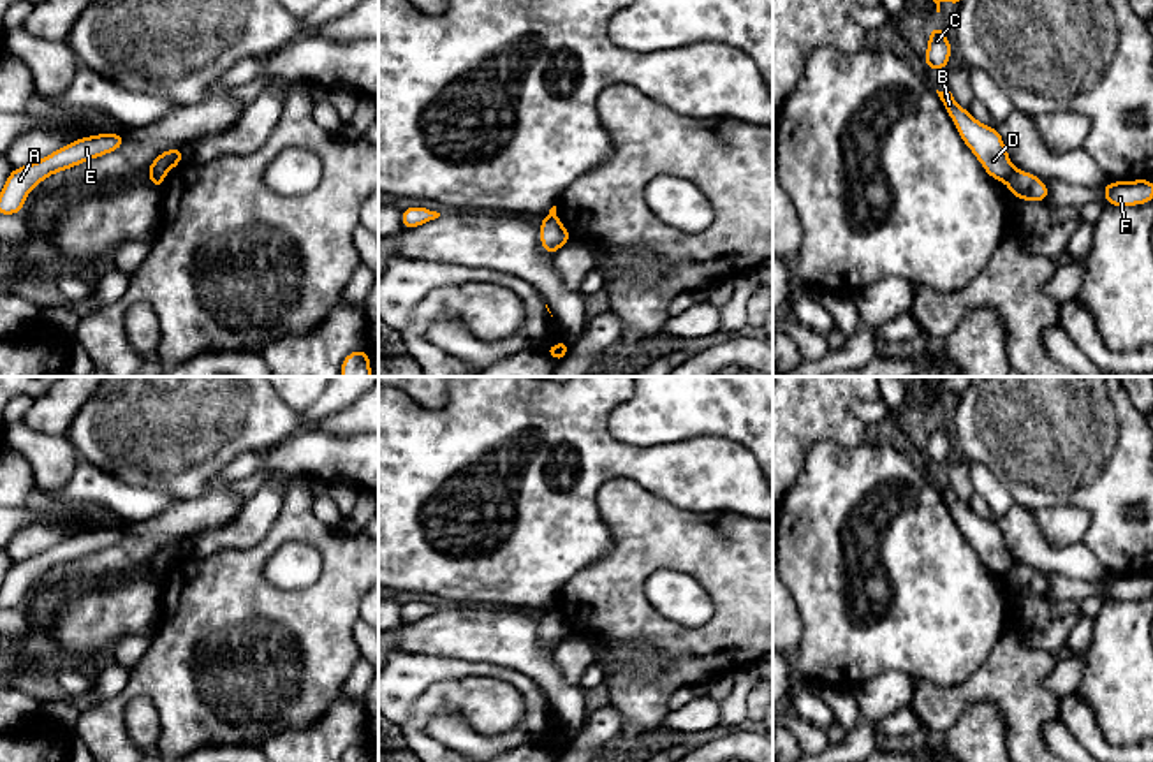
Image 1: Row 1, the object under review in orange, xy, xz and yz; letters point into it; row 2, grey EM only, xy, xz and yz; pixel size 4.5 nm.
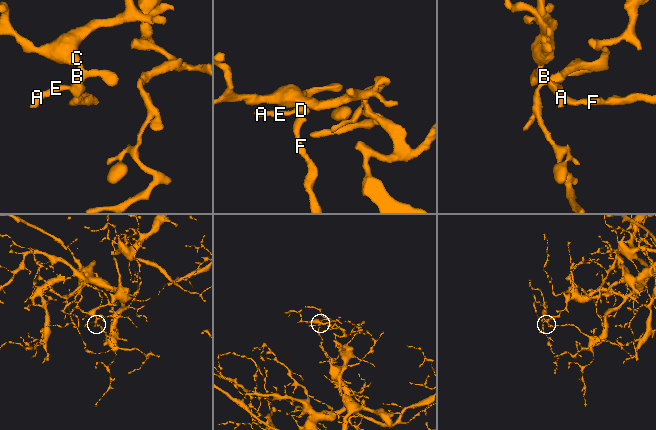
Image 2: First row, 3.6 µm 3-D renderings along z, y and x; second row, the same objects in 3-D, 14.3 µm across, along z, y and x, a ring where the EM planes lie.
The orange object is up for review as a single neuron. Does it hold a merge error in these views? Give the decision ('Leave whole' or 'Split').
Split

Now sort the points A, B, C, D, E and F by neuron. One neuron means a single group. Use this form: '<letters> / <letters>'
A B C D E / F

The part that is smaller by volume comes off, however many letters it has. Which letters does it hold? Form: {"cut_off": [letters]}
{"cut_off": ["A", "B", "C", "D", "E"]}

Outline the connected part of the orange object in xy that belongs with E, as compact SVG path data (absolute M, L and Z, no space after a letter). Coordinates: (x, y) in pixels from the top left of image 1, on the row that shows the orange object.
M95 134L72 141L28 165L12 169L0 192L0 215L19 215L30 190L48 176L116 151L123 144L125 136L121 134Z

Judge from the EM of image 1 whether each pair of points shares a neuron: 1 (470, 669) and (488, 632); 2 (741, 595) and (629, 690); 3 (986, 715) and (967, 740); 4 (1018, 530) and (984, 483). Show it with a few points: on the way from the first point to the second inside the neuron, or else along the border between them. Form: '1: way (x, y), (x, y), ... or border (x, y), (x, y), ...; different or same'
1: border (433, 655), (495, 664), (514, 671); different
2: way (719, 625), (659, 685); same
3: way (983, 720), (972, 734); same
4: border (1014, 504), (997, 518); different

